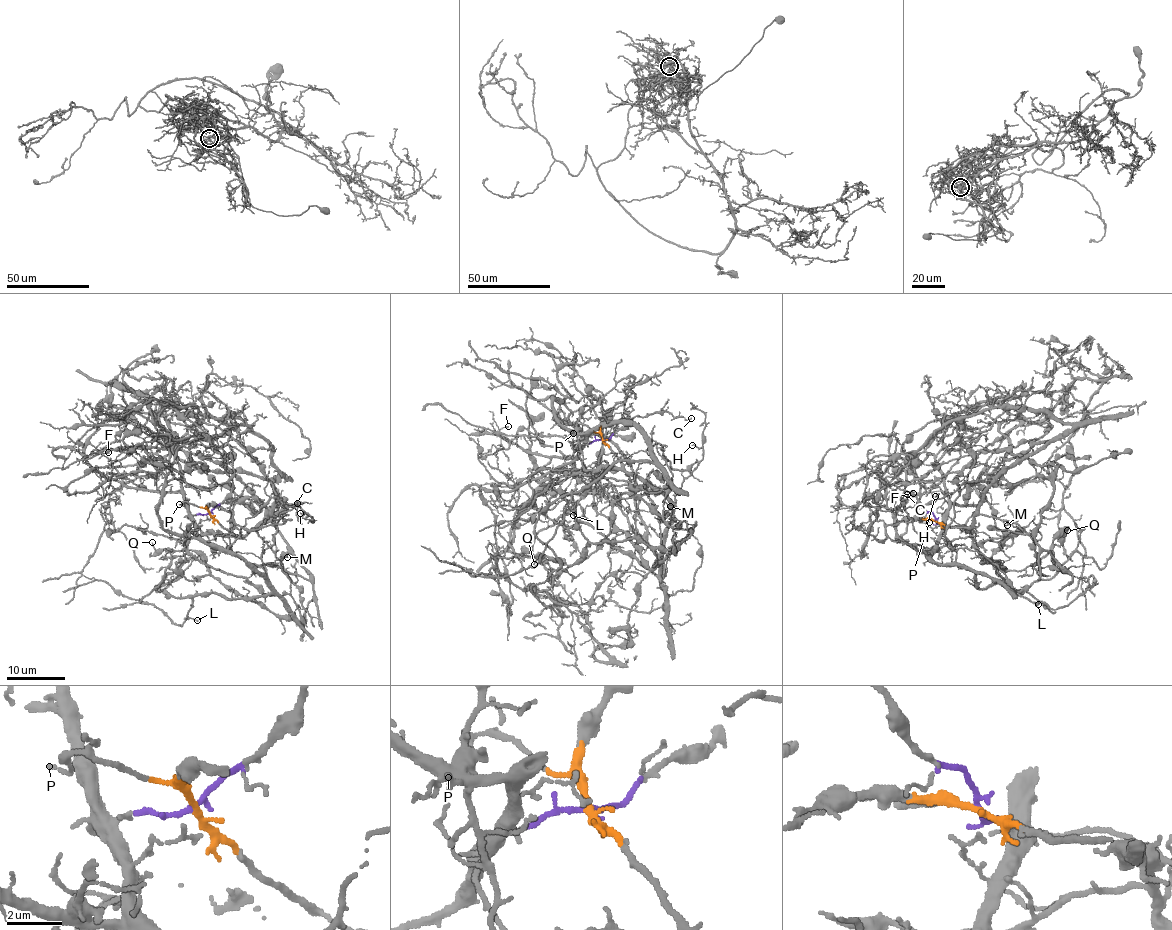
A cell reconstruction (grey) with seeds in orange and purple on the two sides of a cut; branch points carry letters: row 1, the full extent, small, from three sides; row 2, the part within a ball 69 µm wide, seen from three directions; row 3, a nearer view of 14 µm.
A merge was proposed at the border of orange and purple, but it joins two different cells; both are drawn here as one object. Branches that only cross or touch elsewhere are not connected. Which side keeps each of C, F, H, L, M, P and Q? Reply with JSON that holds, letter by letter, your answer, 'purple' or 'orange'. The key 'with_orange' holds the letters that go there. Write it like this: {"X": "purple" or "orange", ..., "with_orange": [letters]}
{"C": "purple", "F": "purple", "H": "orange", "L": "purple", "M": "orange", "P": "orange", "Q": "purple", "with_orange": ["H", "M", "P"]}

